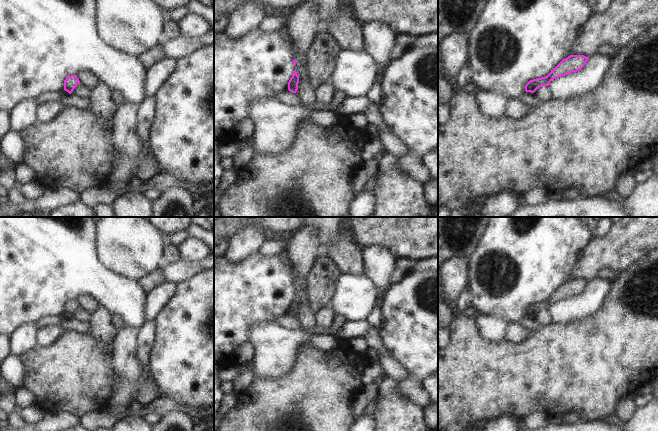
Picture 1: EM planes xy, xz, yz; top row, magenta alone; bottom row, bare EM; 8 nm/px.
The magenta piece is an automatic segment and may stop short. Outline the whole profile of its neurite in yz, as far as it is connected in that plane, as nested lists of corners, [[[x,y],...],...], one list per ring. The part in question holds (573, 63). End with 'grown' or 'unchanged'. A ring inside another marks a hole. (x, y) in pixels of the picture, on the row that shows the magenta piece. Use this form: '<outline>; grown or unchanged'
[[[570,55],[563,59],[547,76],[530,80],[525,85],[525,91],[534,93],[542,86],[549,86],[550,82],[556,78],[565,76],[571,72],[581,70],[589,57],[584,55]]]; unchanged

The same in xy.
[[[76,75],[67,76],[64,80],[64,90],[71,94],[78,84],[80,81]]]; unchanged

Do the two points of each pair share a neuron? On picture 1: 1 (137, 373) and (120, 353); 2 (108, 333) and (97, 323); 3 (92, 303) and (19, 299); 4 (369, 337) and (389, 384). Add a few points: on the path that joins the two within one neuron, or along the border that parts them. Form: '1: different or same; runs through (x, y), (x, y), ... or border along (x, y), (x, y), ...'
1: same; runs through (132, 368), (124, 358)
2: same; runs through (105, 331), (100, 326)
3: different; border along (76, 298), (90, 294), (99, 304)
4: different; border along (383, 374), (397, 382)

